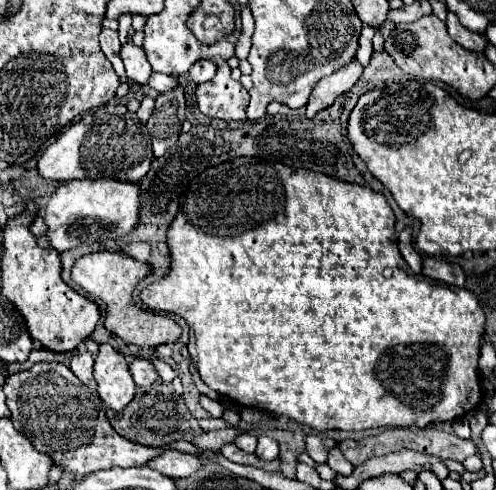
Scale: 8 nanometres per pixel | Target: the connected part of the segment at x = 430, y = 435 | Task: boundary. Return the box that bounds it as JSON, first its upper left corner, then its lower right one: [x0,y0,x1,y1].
[338,429,478,467]

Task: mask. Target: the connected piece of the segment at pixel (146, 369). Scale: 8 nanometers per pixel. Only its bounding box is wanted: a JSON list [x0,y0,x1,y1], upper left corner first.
[130,359,158,389]

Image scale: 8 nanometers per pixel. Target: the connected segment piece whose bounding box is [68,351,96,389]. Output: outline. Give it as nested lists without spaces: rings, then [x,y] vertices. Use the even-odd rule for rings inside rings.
[[[84,351],[84,353],[74,355],[74,357],[70,359],[68,367],[70,367],[70,371],[72,371],[84,385],[88,385],[88,387],[94,389],[94,387],[96,387],[96,381],[94,381],[94,375],[92,375],[92,363],[94,363],[92,355],[90,355],[88,351]]]

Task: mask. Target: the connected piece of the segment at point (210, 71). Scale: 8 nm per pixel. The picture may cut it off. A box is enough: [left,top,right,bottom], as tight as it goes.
[188,61,216,85]

